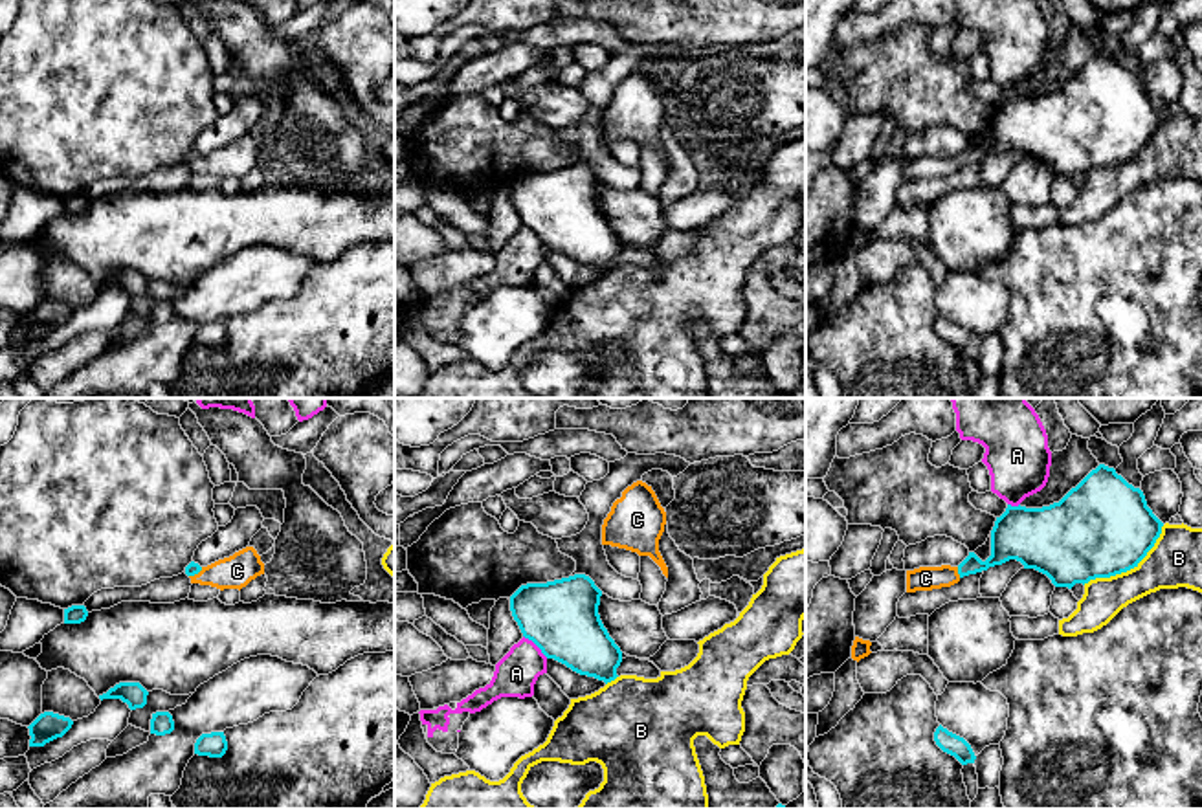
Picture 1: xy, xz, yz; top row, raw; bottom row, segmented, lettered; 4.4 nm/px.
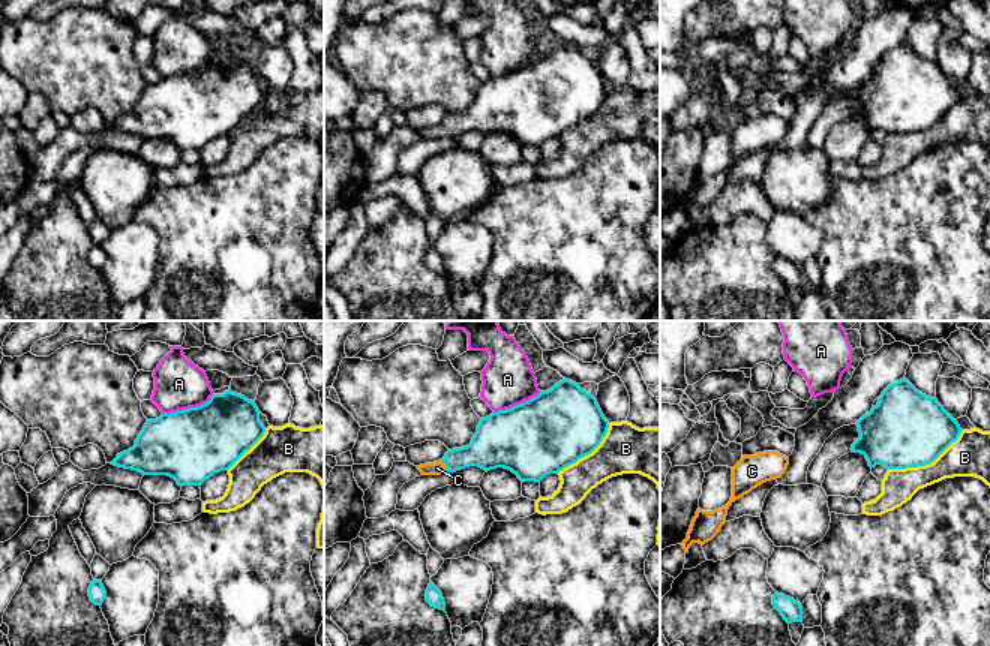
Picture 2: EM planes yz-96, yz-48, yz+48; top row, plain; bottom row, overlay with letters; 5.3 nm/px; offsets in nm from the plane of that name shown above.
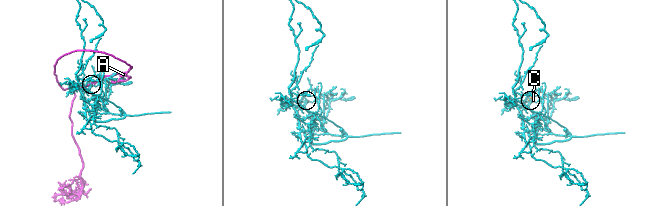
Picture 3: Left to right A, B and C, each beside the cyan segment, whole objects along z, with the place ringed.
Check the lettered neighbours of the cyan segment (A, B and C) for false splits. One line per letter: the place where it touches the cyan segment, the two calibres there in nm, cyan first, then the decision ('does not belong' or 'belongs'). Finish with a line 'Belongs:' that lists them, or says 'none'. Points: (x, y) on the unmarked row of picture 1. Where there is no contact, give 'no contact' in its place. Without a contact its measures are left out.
A: contact xz (536, 233); calibres 320 and 190 nm; does not belong
B: contact yz (1129, 158); calibres 420 and 240 nm; does not belong
C: contact yz (958, 162); calibres 140 and 110 nm; belongs
Belongs: C

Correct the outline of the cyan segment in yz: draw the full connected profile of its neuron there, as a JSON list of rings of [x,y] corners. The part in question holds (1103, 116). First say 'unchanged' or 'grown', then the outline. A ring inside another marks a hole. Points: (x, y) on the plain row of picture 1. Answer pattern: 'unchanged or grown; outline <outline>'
grown; outline [[[1099,53],[1059,92],[1042,97],[1007,94],[991,119],[991,145],[982,150],[974,141],[958,154],[907,160],[907,182],[951,176],[963,165],[1017,149],[1024,158],[1046,163],[1055,176],[1072,178],[1096,167],[1127,161],[1147,145],[1162,123],[1163,112],[1147,95],[1140,77],[1129,73],[1114,57]]]

